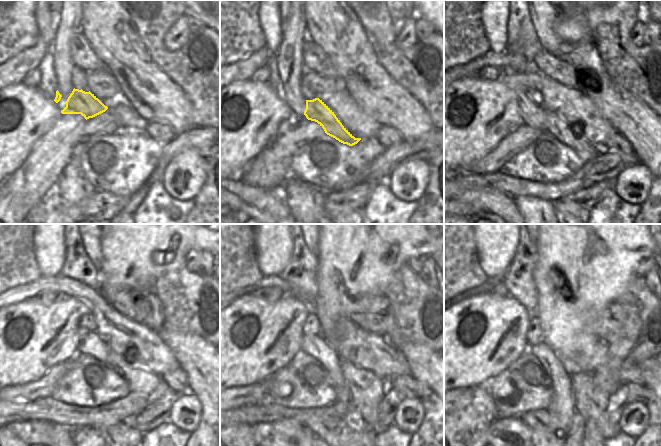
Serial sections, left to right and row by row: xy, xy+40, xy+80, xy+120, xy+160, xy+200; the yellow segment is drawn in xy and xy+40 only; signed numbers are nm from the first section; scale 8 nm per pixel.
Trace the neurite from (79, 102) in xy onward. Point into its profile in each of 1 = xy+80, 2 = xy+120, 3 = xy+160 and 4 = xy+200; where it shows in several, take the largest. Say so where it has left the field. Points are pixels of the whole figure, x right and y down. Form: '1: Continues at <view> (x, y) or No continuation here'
1: Continues at xy+80 (555, 126)
2: Continues at xy+120 (139, 380)
3: Continues at xy+160 (367, 390)
4: Continues at xy+200 (590, 399)

